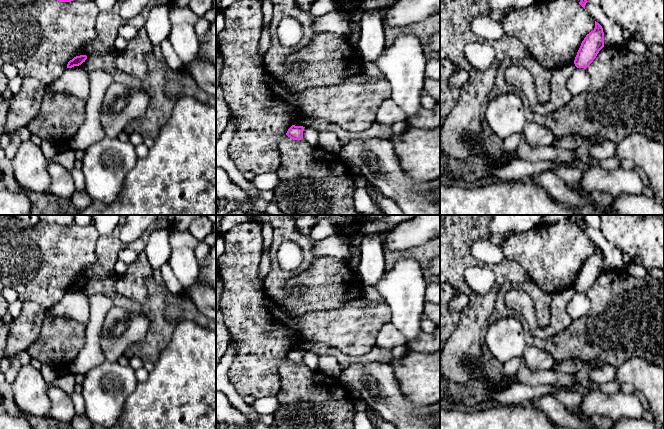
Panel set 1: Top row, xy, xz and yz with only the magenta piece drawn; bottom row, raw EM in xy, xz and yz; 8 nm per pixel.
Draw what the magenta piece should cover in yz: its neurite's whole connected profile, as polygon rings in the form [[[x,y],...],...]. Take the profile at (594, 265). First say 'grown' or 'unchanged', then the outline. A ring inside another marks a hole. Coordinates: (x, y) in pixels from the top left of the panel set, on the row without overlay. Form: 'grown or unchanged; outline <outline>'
unchanged; outline [[[595,245],[595,252],[586,259],[574,284],[577,292],[586,293],[604,271],[604,256],[602,250]]]

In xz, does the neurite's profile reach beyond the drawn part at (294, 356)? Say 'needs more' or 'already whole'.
already whole

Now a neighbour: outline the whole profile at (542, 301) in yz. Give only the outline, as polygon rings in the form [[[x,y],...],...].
[[[528,280],[523,286],[535,305],[537,322],[541,327],[547,327],[551,320],[551,295],[541,290],[534,282]]]

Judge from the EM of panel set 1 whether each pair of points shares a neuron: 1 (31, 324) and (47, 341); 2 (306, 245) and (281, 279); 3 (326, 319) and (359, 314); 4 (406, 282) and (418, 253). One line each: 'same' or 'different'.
1: different
2: same
3: same
4: different

